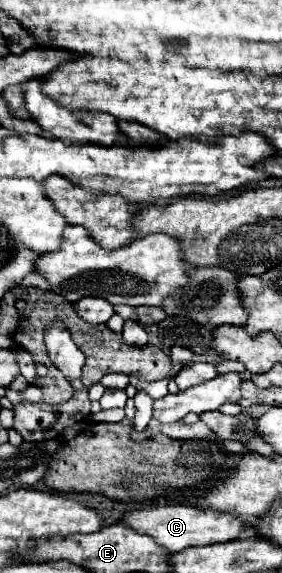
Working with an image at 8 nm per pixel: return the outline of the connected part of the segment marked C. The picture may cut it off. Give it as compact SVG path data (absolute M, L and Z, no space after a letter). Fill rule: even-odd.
M164 505L164 507L144 507L144 509L134 509L128 511L126 517L122 519L124 525L146 533L156 539L162 547L166 547L170 553L188 549L188 547L202 547L202 545L214 545L214 543L224 543L232 539L242 539L248 537L248 523L242 521L234 513L226 511L212 511L212 509L200 509L192 505Z

